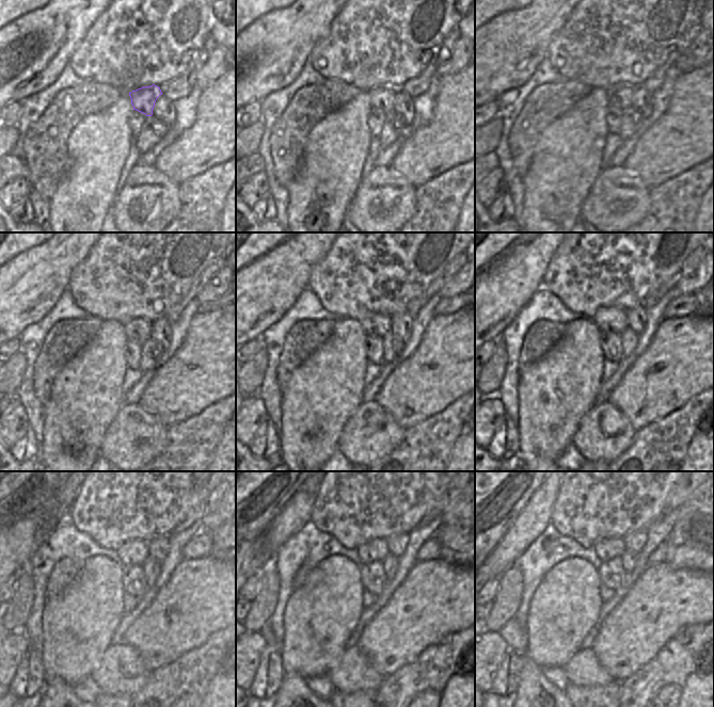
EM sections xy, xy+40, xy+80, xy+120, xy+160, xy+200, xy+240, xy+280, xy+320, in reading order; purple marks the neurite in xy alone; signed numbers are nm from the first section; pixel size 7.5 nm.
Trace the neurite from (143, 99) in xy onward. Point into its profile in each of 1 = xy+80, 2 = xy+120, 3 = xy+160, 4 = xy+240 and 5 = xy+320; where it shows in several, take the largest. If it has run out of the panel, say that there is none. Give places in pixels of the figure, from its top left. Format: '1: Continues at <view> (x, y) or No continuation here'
1: Continues at xy+80 (619, 95)
2: Continues at xy+120 (139, 331)
3: Continues at xy+160 (376, 324)
4: Continues at xy+240 (136, 551)
5: Continues at xy+320 (606, 548)

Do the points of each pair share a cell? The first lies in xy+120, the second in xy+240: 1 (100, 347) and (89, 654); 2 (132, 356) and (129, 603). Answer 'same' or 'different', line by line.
1: same
2: different

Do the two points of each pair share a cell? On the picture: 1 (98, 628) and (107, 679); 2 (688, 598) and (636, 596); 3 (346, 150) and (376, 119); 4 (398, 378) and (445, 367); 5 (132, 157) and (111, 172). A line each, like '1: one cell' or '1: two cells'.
1: two cells
2: one cell
3: two cells
4: one cell
5: two cells

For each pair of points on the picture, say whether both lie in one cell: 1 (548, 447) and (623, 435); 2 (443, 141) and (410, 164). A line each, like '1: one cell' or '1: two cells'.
1: two cells
2: one cell

